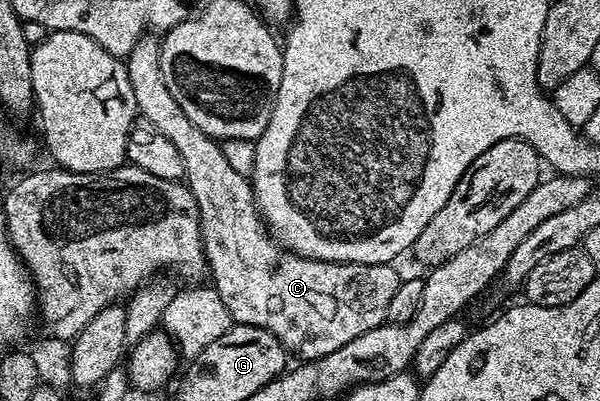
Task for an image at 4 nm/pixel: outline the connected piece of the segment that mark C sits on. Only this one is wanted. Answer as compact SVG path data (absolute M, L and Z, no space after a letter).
M144 36L140 39L136 48L132 48L132 52L124 59L128 84L132 84L132 96L136 96L136 108L141 118L154 125L176 147L176 152L180 152L180 160L184 160L184 181L198 205L198 227L202 230L202 247L206 253L208 274L214 277L214 290L220 300L224 300L224 308L228 308L231 319L239 326L259 326L272 332L272 336L280 340L287 352L291 355L299 354L302 360L317 360L328 356L336 352L336 348L344 348L348 340L356 340L356 336L364 336L364 332L381 326L386 321L388 304L400 281L400 274L393 270L395 267L384 262L321 262L315 258L301 258L287 250L270 233L262 215L258 213L251 179L232 169L232 164L228 164L224 157L221 145L196 128L196 124L184 116L184 108L176 104L172 92L168 92L168 84L164 84L164 72L160 72L161 51L162 43L157 37Z

